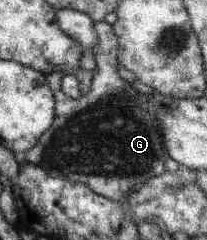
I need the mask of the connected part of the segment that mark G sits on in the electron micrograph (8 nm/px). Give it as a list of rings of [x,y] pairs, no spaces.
[[[94,21],[99,43],[94,52],[97,72],[89,91],[79,98],[55,90],[55,119],[41,135],[39,142],[24,153],[17,153],[18,162],[29,162],[43,168],[49,176],[81,182],[119,205],[127,202],[129,190],[141,186],[149,178],[165,172],[167,151],[163,147],[161,123],[147,99],[147,93],[137,92],[117,71],[118,37],[112,25]]]

